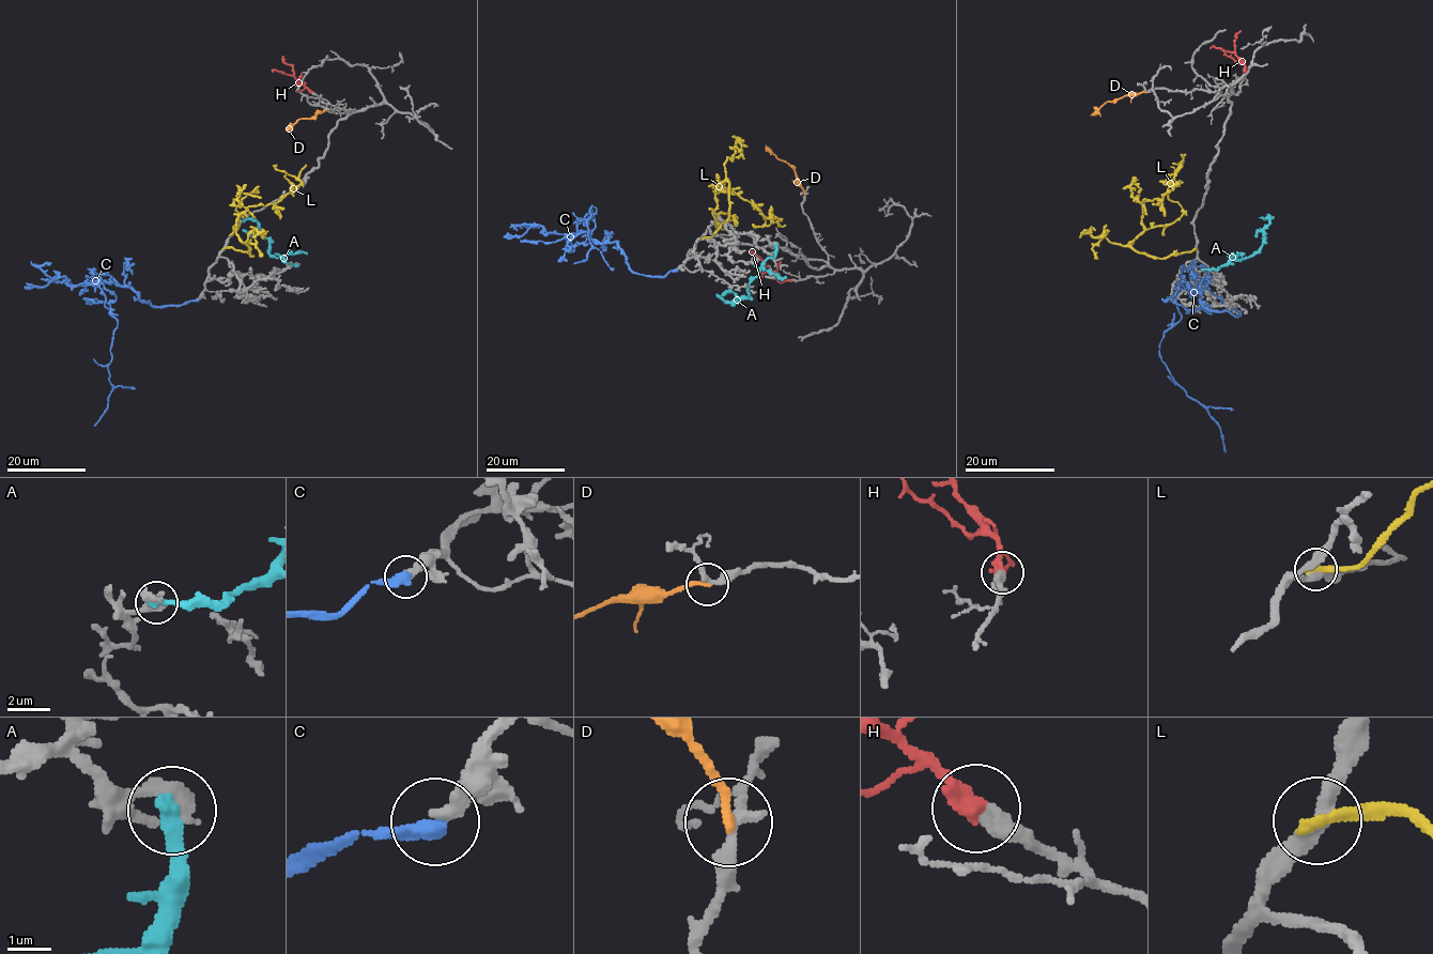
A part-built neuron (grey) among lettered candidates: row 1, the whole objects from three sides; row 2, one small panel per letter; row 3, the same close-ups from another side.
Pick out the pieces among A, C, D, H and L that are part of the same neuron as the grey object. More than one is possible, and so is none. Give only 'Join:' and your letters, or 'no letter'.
Join: H

